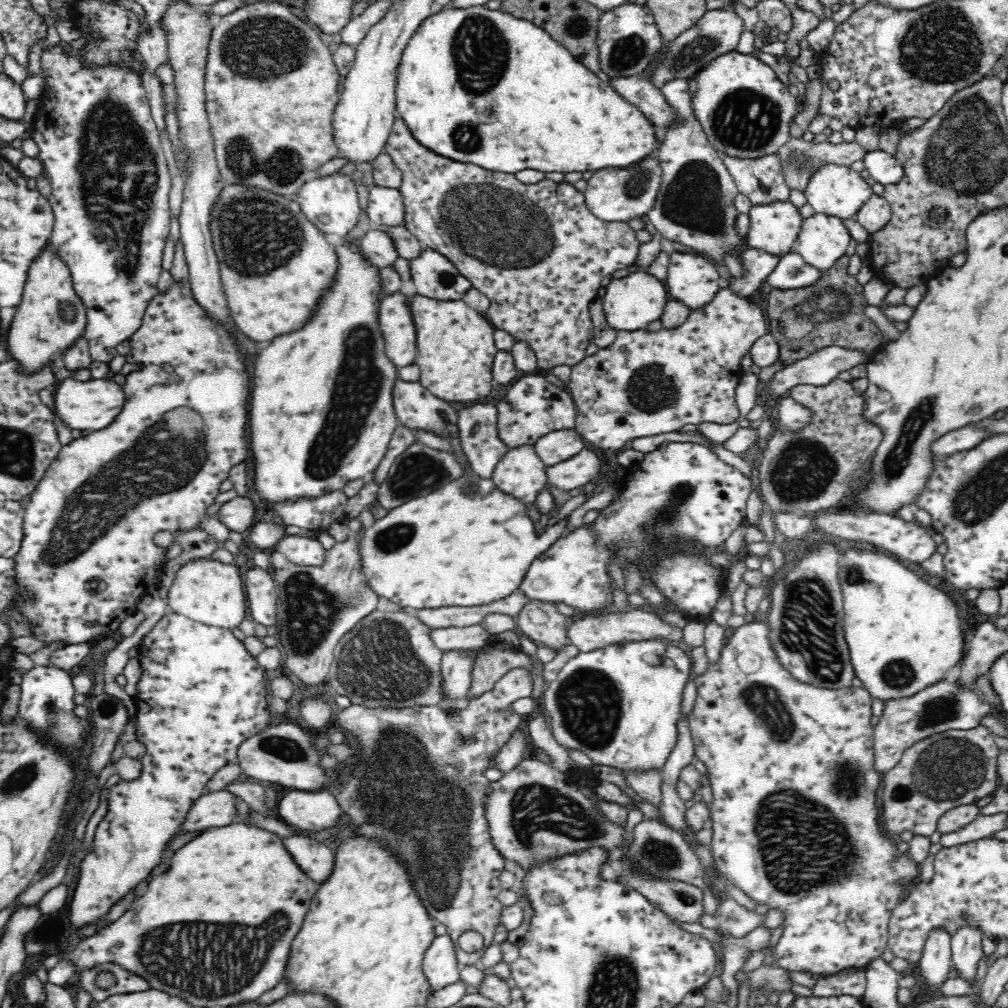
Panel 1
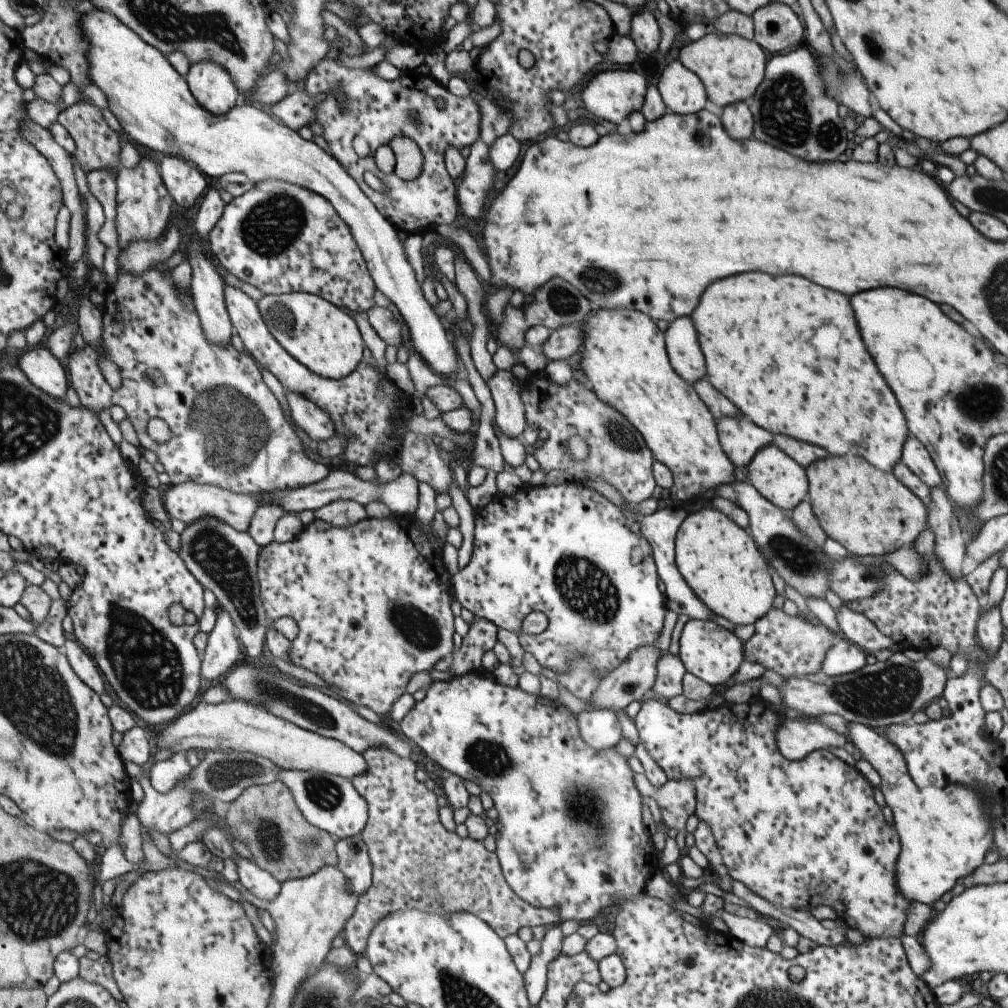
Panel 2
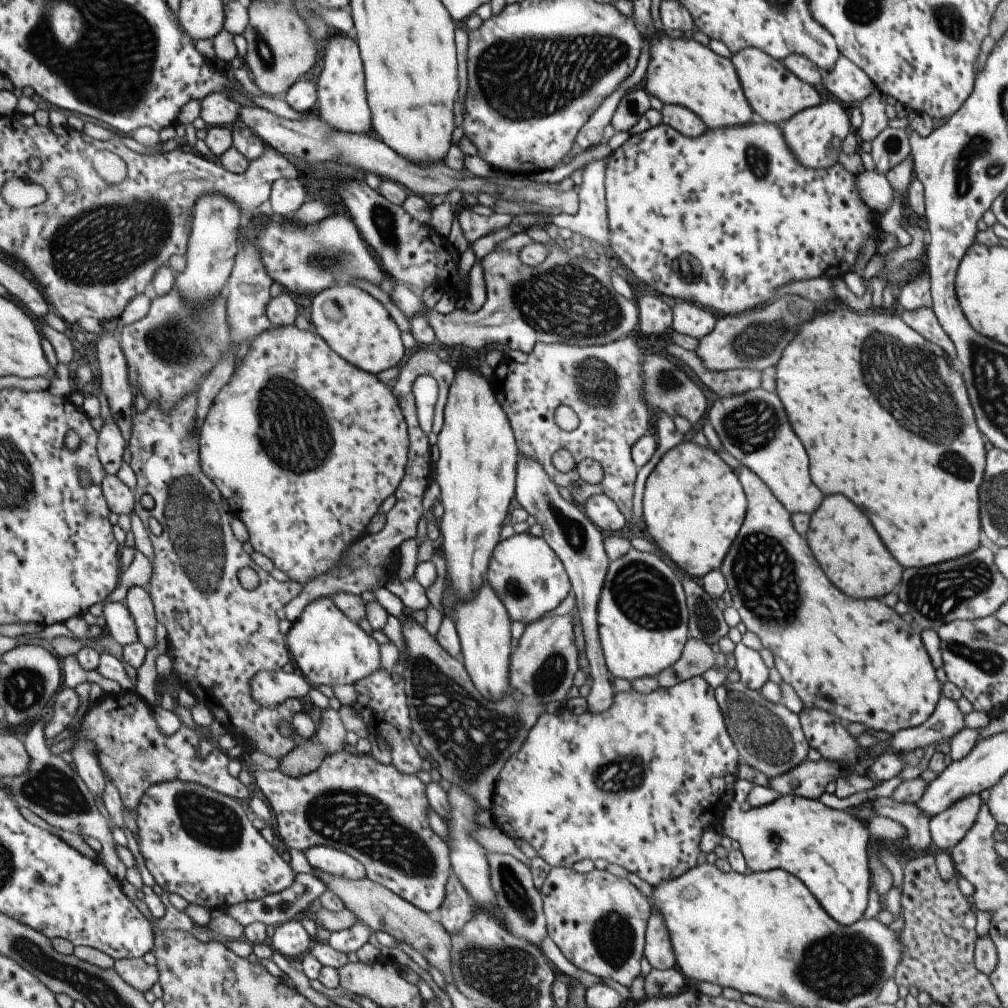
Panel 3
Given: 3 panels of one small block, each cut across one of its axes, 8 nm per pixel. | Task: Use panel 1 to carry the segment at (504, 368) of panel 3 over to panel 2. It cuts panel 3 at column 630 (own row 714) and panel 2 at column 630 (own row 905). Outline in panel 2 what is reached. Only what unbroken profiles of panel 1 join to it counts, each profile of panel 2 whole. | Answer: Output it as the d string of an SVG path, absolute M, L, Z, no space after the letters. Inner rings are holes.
M529 374L529 378L525 382L525 388L519 391L519 398L523 402L526 428L533 428L533 430L543 428L547 432L547 438L536 443L535 450L532 451L533 458L540 468L545 471L563 470L567 476L571 476L572 480L577 476L589 476L589 480L601 478L607 484L611 484L627 503L639 504L639 502L647 500L651 496L651 492L656 485L651 470L653 461L651 451L643 442L639 432L617 410L599 402L591 389L587 389L581 382L577 382L572 377L565 386L557 386L545 374ZM571 436L584 438L585 444L587 444L587 458L585 460L573 460L567 453L564 446Z

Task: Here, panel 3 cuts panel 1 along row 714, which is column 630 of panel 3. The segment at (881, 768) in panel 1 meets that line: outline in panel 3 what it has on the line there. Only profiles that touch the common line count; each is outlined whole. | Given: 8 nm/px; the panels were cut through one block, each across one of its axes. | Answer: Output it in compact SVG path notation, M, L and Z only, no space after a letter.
M551 867L539 892L548 937L572 966L629 988L631 981L639 974L644 932L650 915L649 900L626 877L617 877L606 870L598 869L579 874L571 867Z

